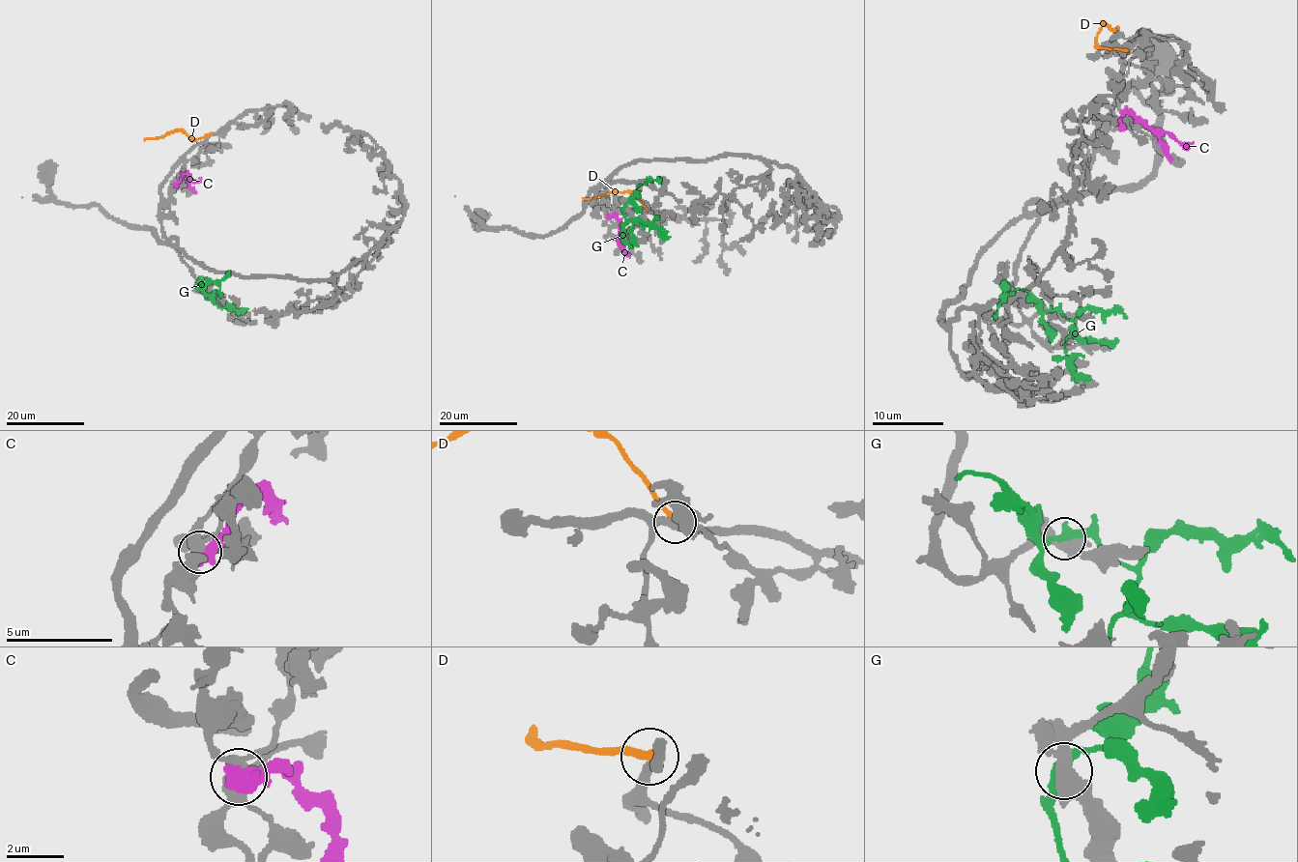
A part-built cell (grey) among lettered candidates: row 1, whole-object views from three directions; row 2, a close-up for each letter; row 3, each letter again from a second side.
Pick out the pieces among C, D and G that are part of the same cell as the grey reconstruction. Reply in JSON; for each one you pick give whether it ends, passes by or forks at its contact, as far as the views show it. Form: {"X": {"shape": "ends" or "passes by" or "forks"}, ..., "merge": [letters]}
{"merge": []}

